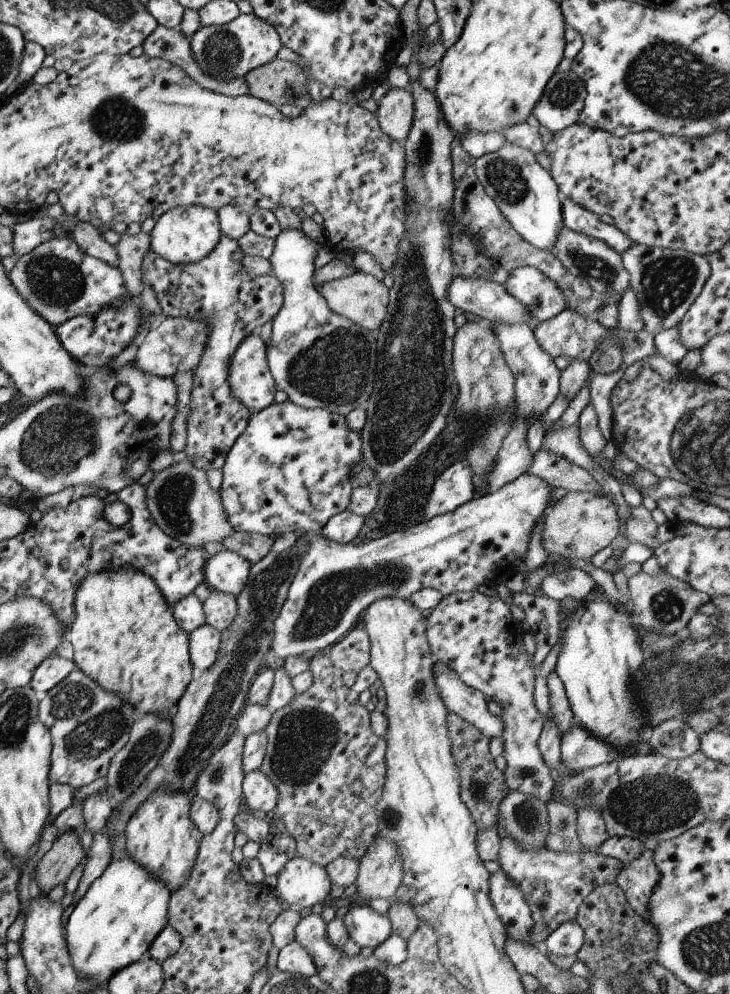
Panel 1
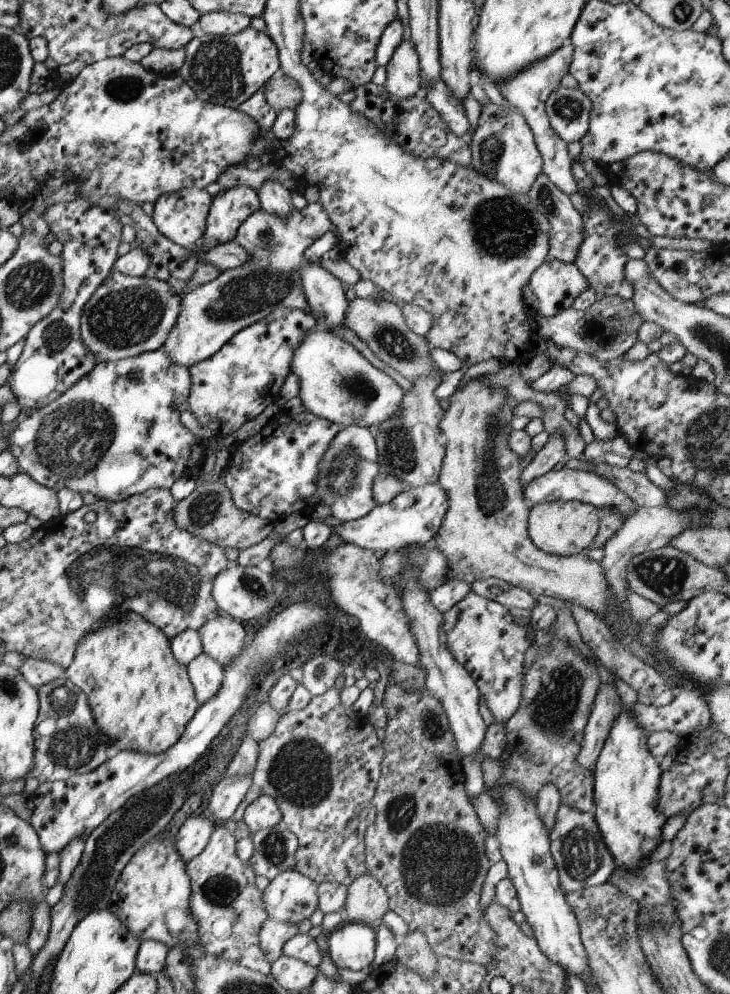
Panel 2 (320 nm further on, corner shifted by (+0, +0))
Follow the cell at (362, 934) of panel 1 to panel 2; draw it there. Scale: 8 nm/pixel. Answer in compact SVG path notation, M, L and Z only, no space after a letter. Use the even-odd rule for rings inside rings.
M342 923L327 933L327 954L336 968L370 968L374 957L373 930L361 923Z

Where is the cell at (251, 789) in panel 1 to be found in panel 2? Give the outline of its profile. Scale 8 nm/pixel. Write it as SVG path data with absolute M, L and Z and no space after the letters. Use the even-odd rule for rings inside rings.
M260 794L245 807L241 818L252 835L258 830L271 828L281 822L282 814L273 798Z

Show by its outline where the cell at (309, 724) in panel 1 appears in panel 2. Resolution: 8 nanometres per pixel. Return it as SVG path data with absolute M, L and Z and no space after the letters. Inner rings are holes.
M332 687L319 696L311 697L307 706L304 706L301 710L283 713L277 719L273 732L258 744L258 753L251 780L259 788L261 794L273 798L282 814L281 824L285 825L287 830L292 831L293 836L297 839L297 846L294 852L294 869L310 878L316 885L324 882L338 882L343 886L347 886L355 878L366 872L364 865L364 830L367 828L366 814L370 807L370 800L379 778L379 763L383 754L381 743L375 735L375 728L367 723L364 716L344 709L341 702L339 702L339 693Z

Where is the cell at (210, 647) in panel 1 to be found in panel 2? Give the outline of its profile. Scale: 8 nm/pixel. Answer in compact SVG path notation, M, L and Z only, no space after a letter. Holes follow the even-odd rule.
M205 653L199 654L185 666L198 706L206 703L221 686L223 668Z

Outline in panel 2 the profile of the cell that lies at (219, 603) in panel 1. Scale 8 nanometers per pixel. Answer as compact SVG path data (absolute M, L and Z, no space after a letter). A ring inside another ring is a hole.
M221 613L217 618L209 619L197 631L202 652L220 664L223 670L241 654L245 632L240 621Z

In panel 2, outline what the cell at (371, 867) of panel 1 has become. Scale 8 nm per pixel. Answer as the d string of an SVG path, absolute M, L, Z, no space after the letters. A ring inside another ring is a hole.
M363 873L346 886L343 910L349 923L371 924L388 910L387 893L373 875Z

